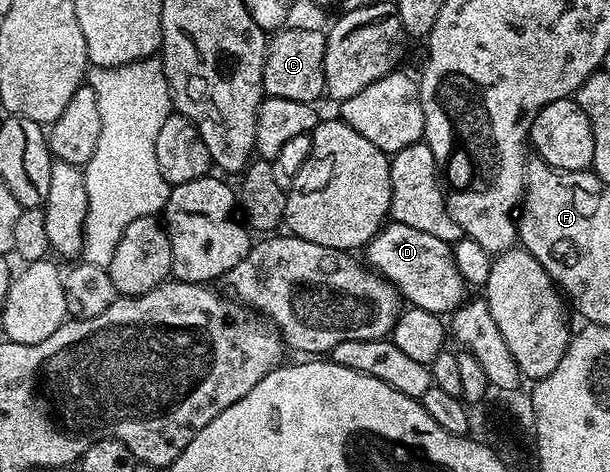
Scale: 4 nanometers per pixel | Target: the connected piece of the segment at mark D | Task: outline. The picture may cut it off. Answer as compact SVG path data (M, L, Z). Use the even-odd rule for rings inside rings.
M389 222L369 241L363 256L369 267L390 280L412 307L452 314L467 299L465 276L453 251L454 245L443 242L443 238L434 238L412 226Z

